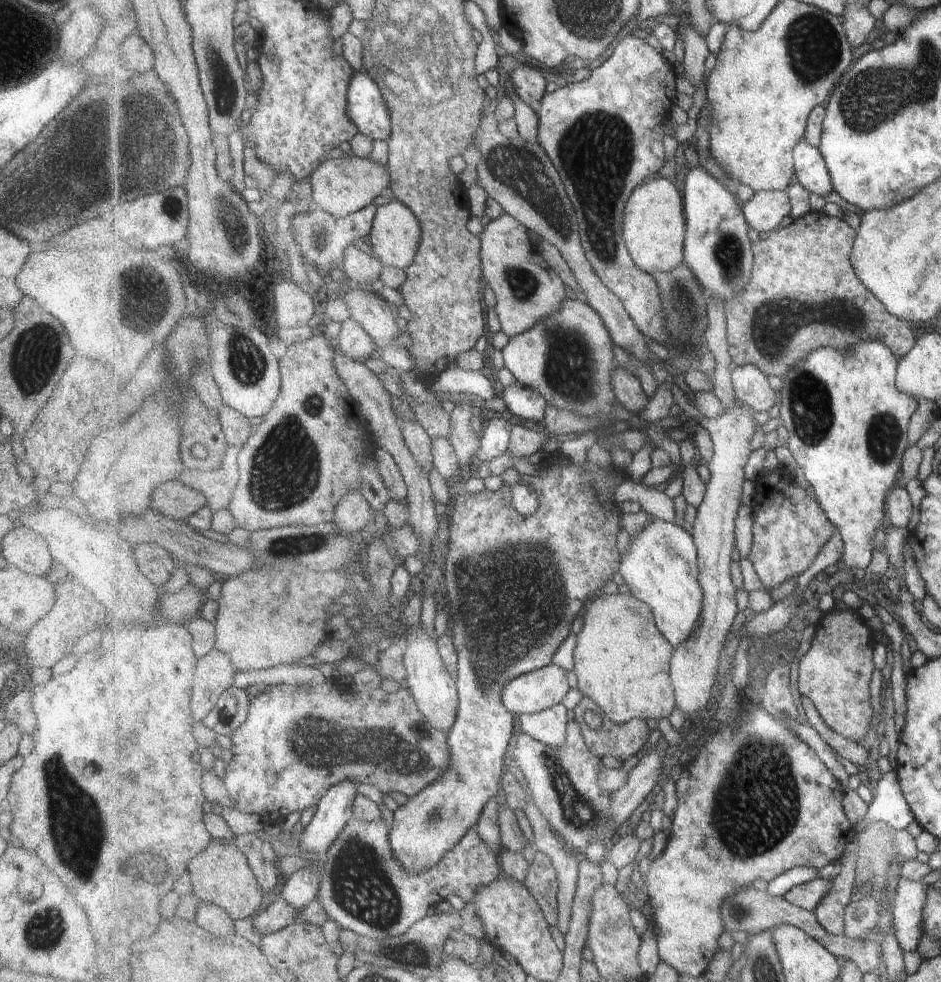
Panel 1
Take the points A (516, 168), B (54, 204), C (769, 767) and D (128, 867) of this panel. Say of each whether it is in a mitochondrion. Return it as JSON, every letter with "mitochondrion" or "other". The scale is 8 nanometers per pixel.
{"A":"mitochondrion","B":"mitochondrion","C":"mitochondrion","D":"other"}

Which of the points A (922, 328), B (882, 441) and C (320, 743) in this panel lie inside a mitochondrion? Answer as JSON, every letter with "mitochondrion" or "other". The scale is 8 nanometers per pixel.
{"A":"other","B":"mitochondrion","C":"mitochondrion"}

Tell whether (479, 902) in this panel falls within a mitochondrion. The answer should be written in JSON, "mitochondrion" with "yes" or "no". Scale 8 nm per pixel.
{"mitochondrion":"no"}

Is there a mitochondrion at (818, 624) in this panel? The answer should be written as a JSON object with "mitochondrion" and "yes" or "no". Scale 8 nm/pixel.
{"mitochondrion":"no"}

